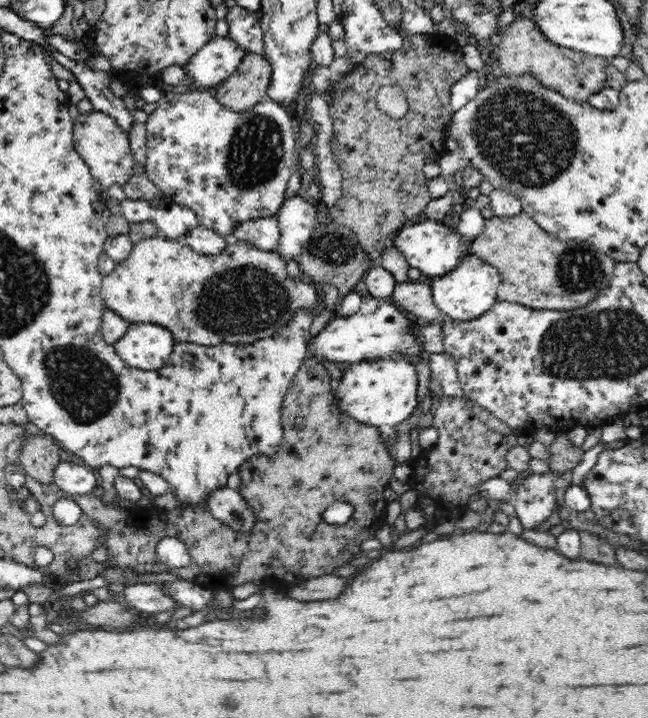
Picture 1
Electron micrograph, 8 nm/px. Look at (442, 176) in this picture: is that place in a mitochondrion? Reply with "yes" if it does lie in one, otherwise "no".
no

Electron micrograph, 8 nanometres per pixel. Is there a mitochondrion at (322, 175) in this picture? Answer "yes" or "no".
no

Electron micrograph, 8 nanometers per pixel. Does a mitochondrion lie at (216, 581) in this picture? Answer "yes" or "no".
no

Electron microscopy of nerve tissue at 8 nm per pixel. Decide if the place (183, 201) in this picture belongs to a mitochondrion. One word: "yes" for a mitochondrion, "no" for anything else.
no

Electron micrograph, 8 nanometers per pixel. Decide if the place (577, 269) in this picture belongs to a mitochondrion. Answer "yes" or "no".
yes

